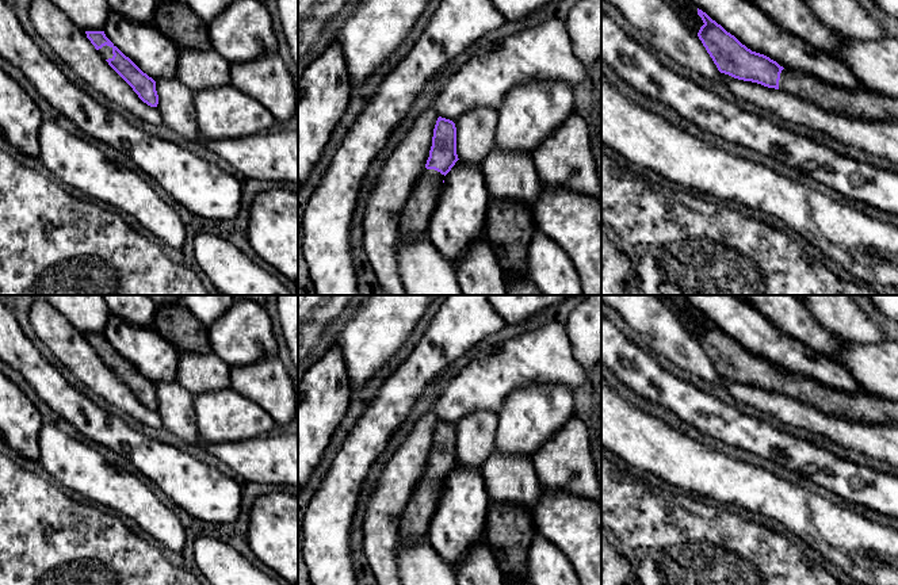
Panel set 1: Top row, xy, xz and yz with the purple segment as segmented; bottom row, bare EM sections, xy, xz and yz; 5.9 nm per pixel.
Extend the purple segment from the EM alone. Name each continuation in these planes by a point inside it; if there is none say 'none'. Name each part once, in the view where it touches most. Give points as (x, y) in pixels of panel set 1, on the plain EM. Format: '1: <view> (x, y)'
1: xy (106, 355)

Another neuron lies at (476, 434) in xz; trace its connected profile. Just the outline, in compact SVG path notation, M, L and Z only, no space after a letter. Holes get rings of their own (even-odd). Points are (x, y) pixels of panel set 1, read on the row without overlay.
M473 410L456 422L455 431L458 462L465 467L479 470L494 451L497 413Z

